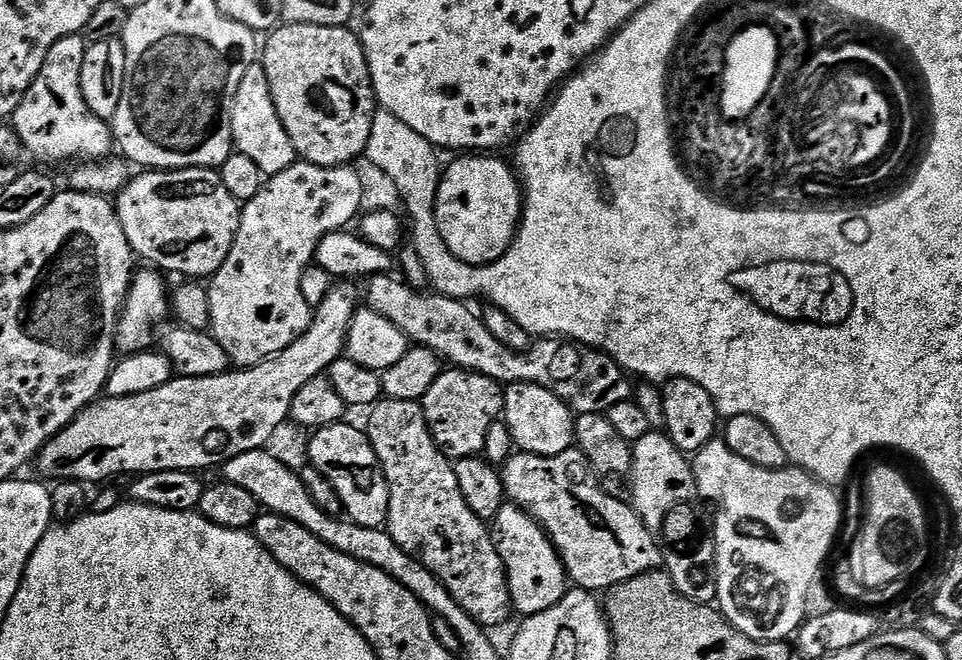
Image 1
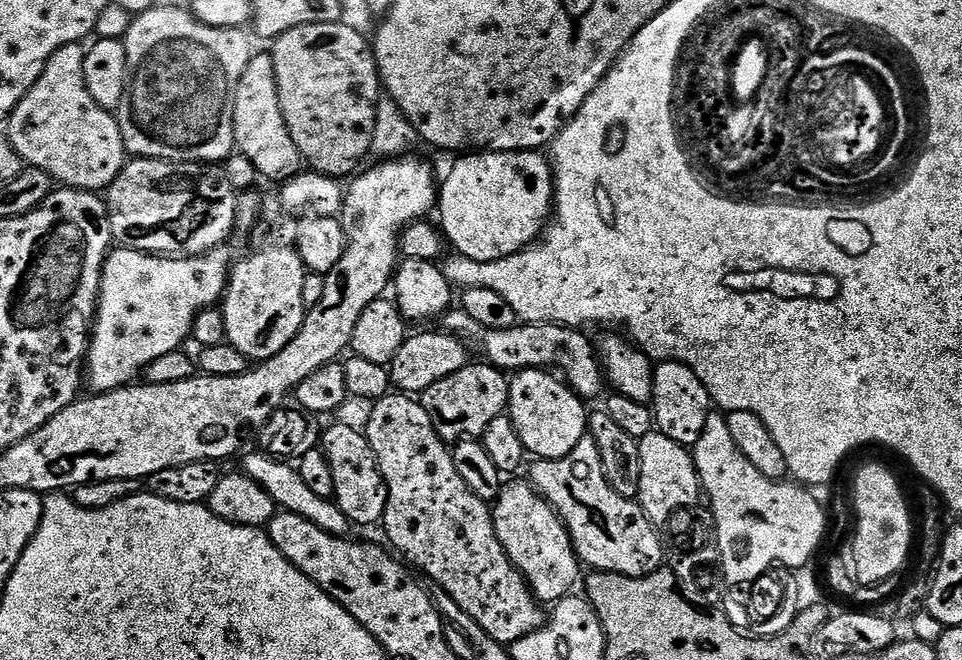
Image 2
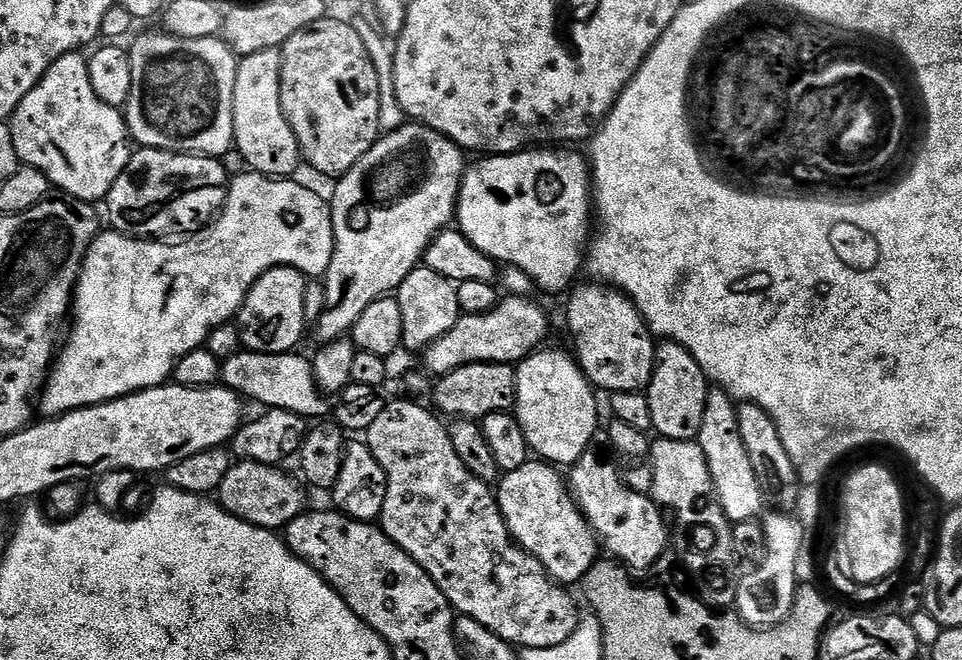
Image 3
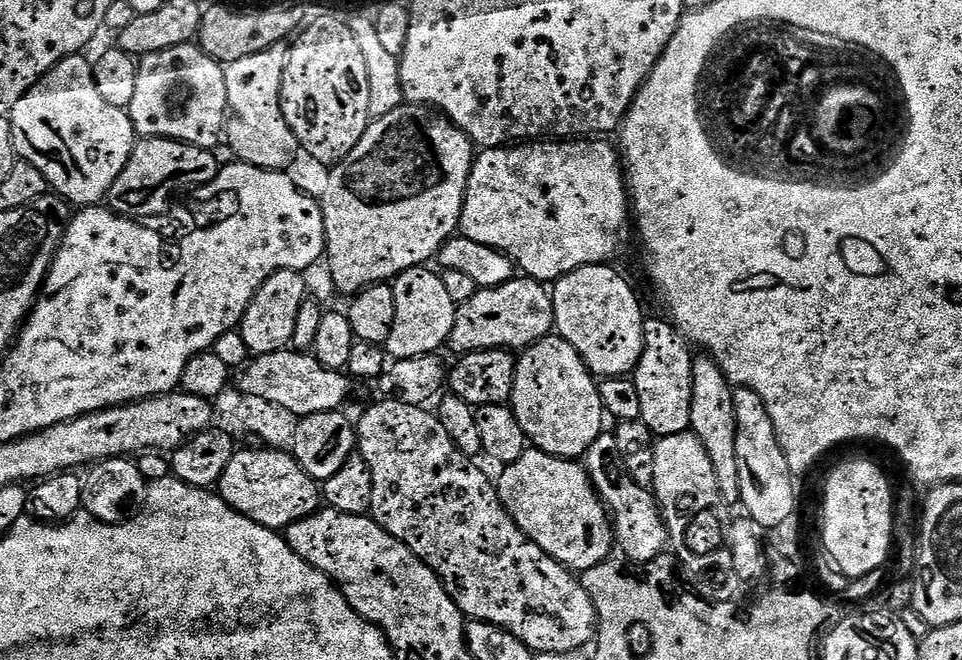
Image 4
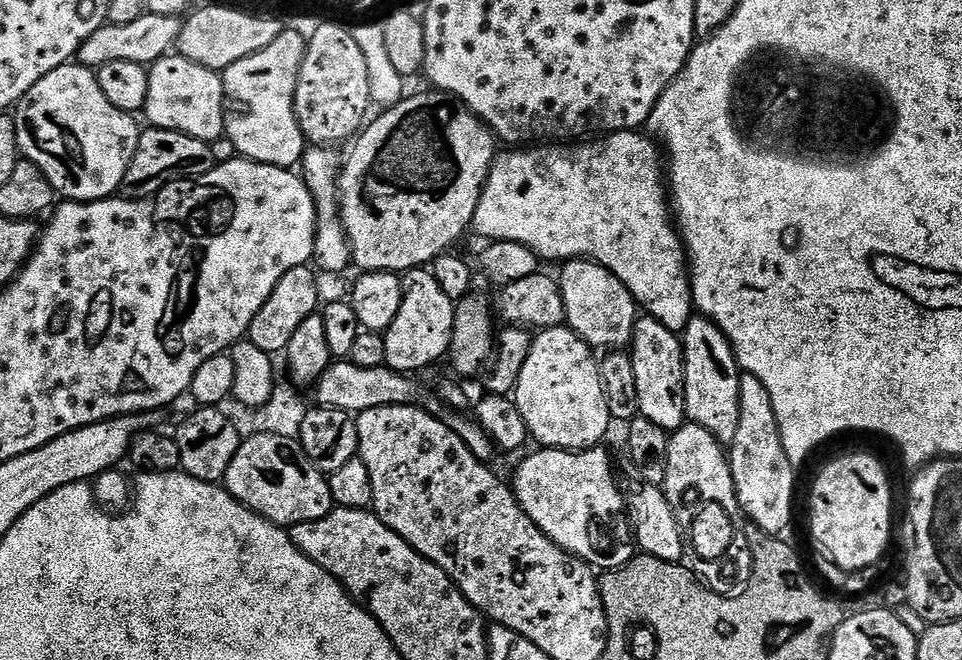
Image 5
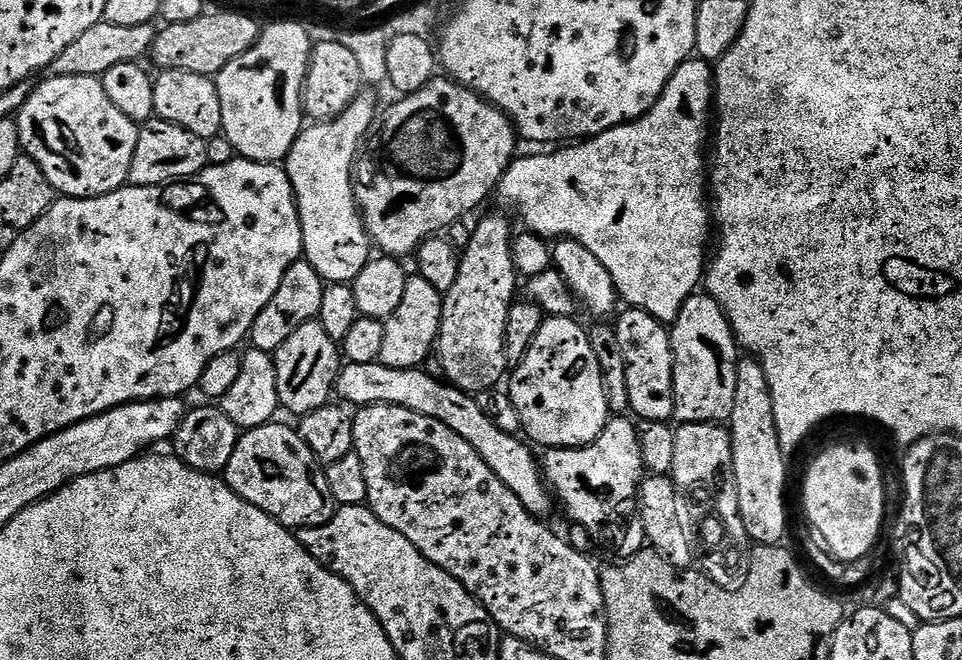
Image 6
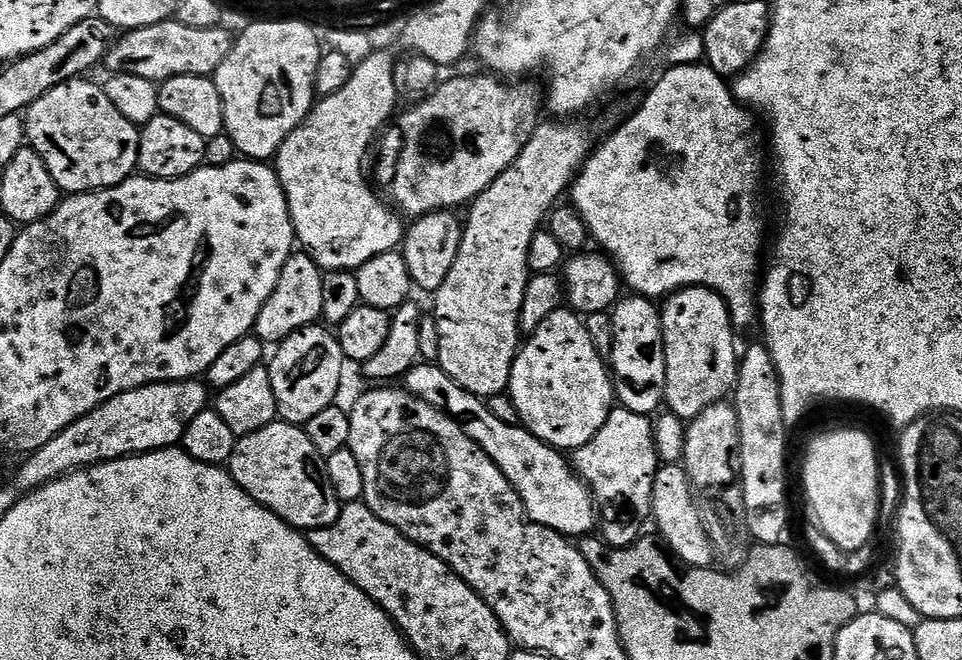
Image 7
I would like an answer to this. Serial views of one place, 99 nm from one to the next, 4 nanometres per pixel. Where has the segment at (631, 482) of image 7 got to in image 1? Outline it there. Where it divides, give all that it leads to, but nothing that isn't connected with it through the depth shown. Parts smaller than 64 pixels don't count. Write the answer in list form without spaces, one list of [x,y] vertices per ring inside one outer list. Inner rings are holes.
[[[505,502],[498,510],[496,519],[491,521],[490,531],[493,540],[496,541],[496,549],[504,563],[504,572],[508,575],[508,589],[512,599],[512,607],[517,613],[521,612],[521,617],[527,618],[534,614],[542,614],[542,610],[550,610],[560,599],[570,591],[570,581],[568,571],[565,570],[560,556],[556,553],[556,547],[552,545],[552,540],[544,532],[544,527],[523,508],[517,504]]]

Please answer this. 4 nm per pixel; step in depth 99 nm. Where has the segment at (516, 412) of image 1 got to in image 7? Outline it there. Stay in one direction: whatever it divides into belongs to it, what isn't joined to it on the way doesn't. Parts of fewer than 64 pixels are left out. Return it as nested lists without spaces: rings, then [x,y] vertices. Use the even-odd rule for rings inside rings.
[[[559,310],[542,321],[541,325],[523,341],[516,353],[516,361],[510,374],[507,395],[520,415],[519,423],[533,432],[539,440],[545,440],[557,450],[575,450],[586,446],[602,430],[606,418],[614,407],[614,381],[609,365],[600,357],[588,328],[577,313]]]

